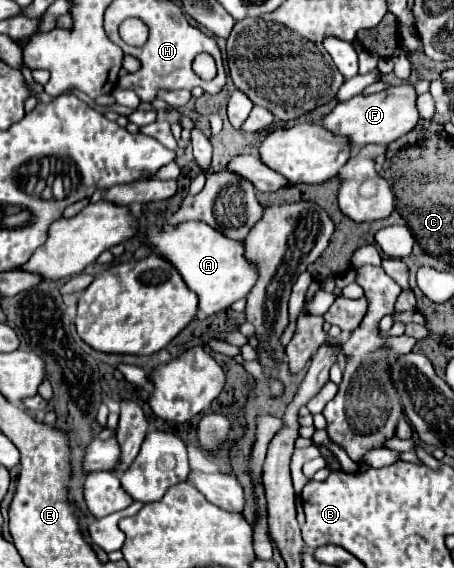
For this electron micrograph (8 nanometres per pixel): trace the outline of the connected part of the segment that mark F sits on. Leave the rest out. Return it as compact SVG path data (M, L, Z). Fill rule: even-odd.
M397 83L389 85L385 91L373 93L373 95L355 95L349 101L339 103L325 119L323 125L329 131L335 131L339 135L347 135L353 143L353 147L367 145L367 143L393 143L419 123L419 113L423 119L433 119L435 115L435 101L431 93L423 93L417 97L413 83ZM417 101L417 105L415 105ZM419 109L419 111L417 111Z

